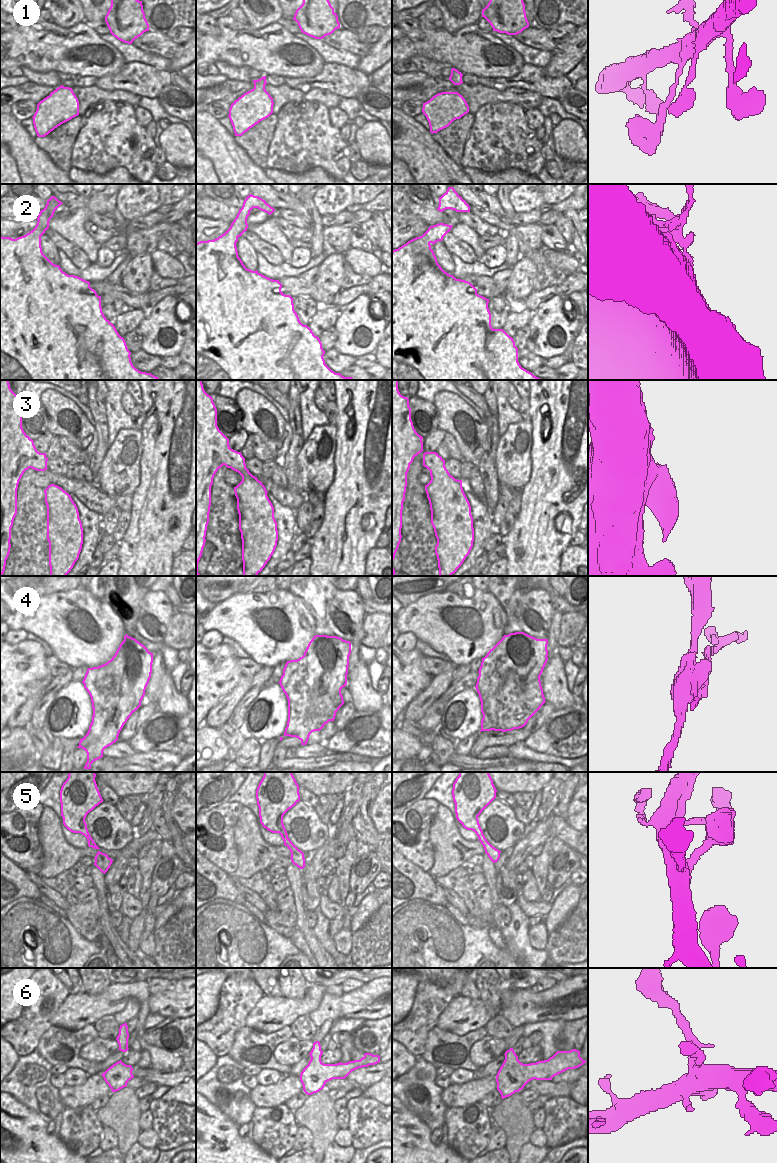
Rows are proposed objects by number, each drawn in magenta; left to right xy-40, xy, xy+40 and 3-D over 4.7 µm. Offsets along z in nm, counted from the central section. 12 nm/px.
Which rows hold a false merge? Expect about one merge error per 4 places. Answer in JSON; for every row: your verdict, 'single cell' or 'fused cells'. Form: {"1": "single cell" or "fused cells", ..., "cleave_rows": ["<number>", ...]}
{"1": "single cell", "2": "fused cells", "3": "single cell", "4": "fused cells", "5": "single cell", "6": "single cell", "cleave_rows": ["2", "4"]}

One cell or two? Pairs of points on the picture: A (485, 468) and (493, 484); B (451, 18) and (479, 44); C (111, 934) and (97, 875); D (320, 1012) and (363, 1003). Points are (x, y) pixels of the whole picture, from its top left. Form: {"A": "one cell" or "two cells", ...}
{"A": "one cell", "B": "two cells", "C": "one cell", "D": "one cell"}

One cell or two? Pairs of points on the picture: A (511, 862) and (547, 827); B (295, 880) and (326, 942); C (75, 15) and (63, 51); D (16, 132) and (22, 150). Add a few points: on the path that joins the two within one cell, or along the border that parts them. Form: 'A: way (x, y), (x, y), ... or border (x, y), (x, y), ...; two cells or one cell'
A: way (520, 853), (538, 836); one cell
B: border (312, 929), (315, 937), (325, 949); two cells
C: border (83, 21), (69, 27), (59, 27), (54, 24); two cells
D: way (16, 136), (21, 146); one cell

